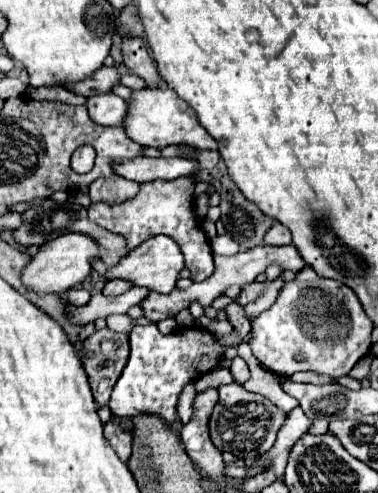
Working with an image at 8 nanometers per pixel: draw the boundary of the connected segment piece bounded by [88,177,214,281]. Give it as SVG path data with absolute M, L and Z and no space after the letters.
M180 177L176 181L150 181L142 183L140 191L134 199L124 201L120 205L108 205L108 203L92 203L88 207L88 215L92 221L98 221L98 225L106 227L112 233L120 233L126 237L128 247L134 249L142 241L154 237L154 235L170 235L176 239L184 253L184 263L190 269L190 277L194 281L204 281L206 277L212 275L214 271L214 261L212 261L212 249L210 243L200 229L192 205L192 191L194 191L194 177Z

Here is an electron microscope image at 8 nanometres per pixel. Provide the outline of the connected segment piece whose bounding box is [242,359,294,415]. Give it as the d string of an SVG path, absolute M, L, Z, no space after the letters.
M250 359L248 365L250 365L252 375L250 375L250 379L246 383L242 383L242 387L246 391L260 393L260 395L268 397L278 409L282 409L288 415L292 411L292 407L294 407L294 397L290 397L290 395L286 395L282 391L280 379L272 371L264 369L256 359Z

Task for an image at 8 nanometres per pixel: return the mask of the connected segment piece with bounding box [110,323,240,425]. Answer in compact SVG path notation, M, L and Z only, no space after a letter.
M154 323L150 325L136 325L130 333L130 359L112 391L112 397L110 397L110 409L116 417L134 417L138 413L158 413L168 425L176 419L176 401L178 401L178 395L182 391L182 387L200 377L202 373L210 371L216 367L216 363L220 361L222 353L224 353L224 347L226 345L236 345L240 339L236 337L236 333L232 331L232 335L224 337L224 339L218 339L214 337L210 331L202 329L202 327L188 327L188 329L178 329L176 333L170 333L170 335L162 335L158 331L158 327Z

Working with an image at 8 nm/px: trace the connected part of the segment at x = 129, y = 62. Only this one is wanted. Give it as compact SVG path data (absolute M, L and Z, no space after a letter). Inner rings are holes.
M134 37L134 39L122 39L122 55L124 55L124 65L130 69L130 73L142 77L148 87L158 87L160 85L160 75L156 71L156 63L150 57L148 45L144 39Z

